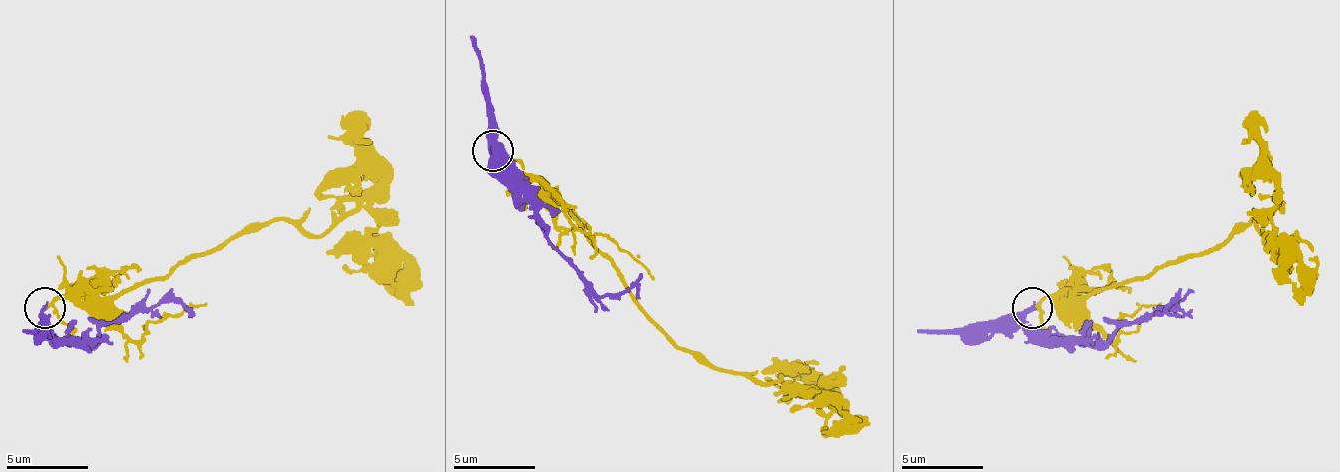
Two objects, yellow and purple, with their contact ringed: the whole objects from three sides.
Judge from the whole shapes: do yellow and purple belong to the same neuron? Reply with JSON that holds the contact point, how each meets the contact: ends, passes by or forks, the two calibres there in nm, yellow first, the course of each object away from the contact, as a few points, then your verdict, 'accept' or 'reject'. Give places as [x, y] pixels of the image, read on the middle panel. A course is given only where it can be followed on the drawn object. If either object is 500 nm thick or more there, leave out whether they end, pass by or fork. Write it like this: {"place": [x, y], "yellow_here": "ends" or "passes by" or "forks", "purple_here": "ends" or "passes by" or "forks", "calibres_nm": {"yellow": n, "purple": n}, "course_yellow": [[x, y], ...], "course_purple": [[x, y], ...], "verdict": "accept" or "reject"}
{"place": [492, 150], "yellow_here": "passes by", "purple_here": "ends", "calibres_nm": {"yellow": 200, "purple": 300}, "course_yellow": [[493, 149], [563, 207], [629, 297], [678, 346], [702, 354], [715, 367], [825, 391], [862, 420]], "course_purple": [[493, 149], [489, 145], [506, 178], [534, 207], [555, 252], [600, 297], [633, 285], [641, 297]], "verdict": "accept"}

